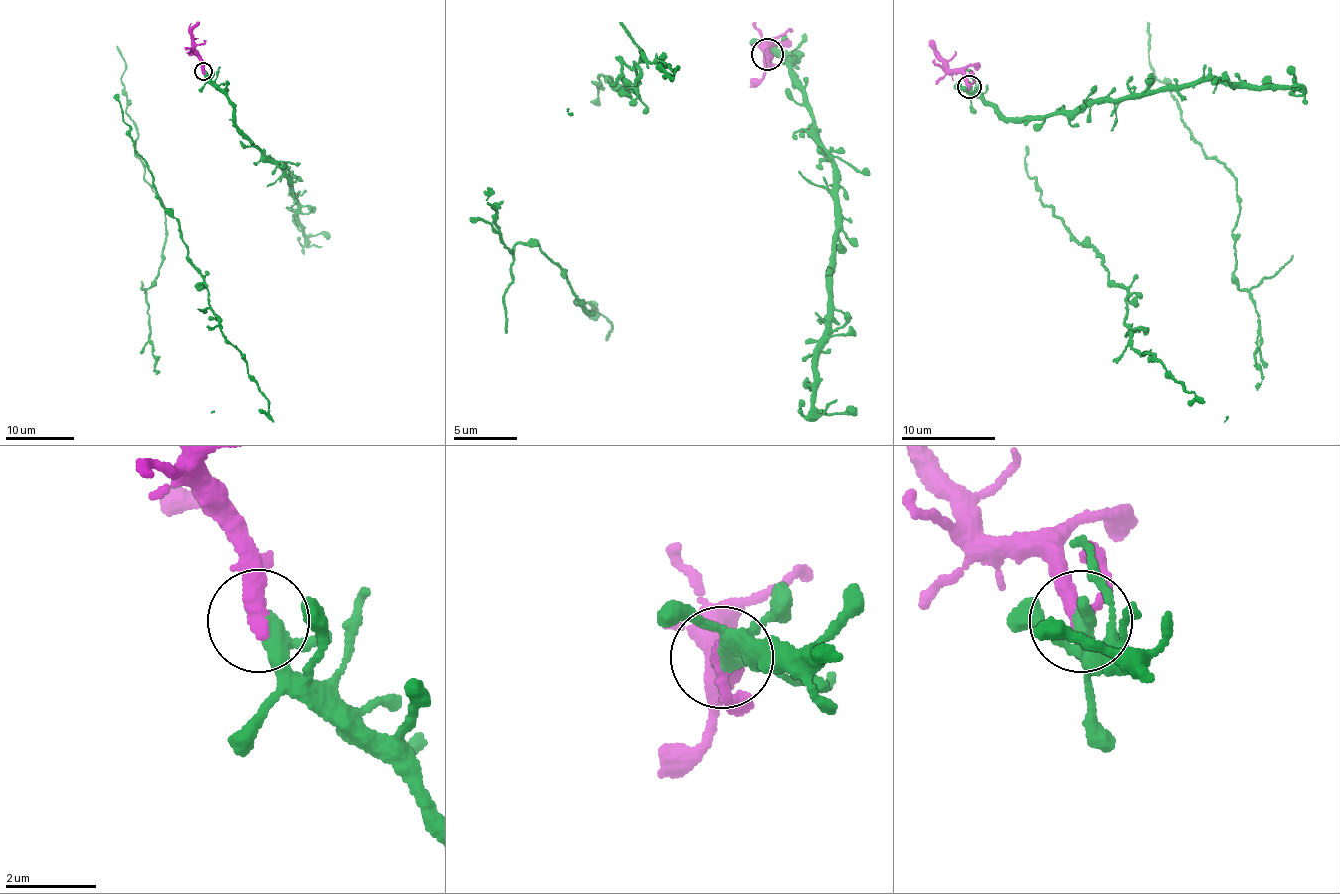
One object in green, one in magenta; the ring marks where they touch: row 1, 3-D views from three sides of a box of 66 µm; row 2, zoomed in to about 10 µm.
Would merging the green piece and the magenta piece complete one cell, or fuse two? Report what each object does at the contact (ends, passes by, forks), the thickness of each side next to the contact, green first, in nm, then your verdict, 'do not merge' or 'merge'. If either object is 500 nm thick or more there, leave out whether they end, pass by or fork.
green passes by; magenta passes by; 320 nm thick on the green side, 300 nm on the other; merge

